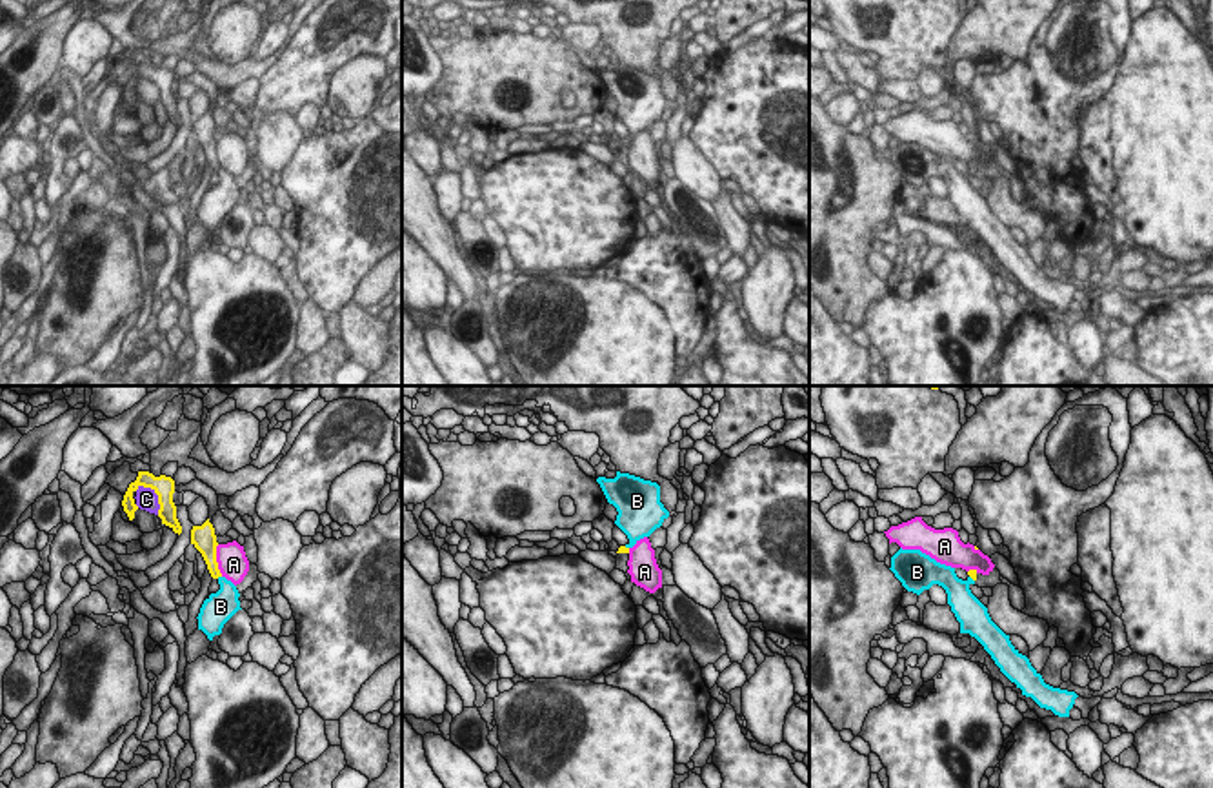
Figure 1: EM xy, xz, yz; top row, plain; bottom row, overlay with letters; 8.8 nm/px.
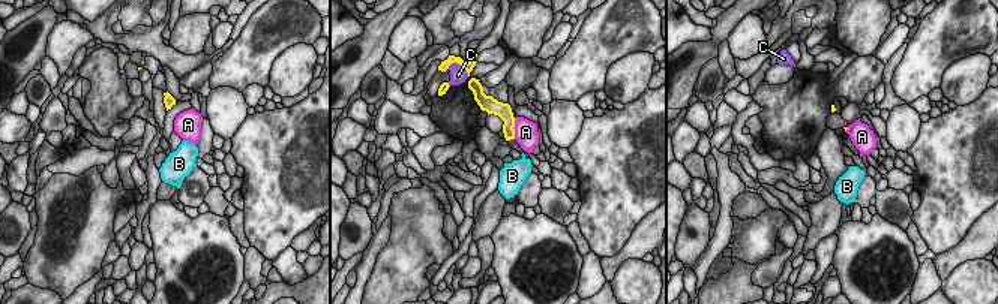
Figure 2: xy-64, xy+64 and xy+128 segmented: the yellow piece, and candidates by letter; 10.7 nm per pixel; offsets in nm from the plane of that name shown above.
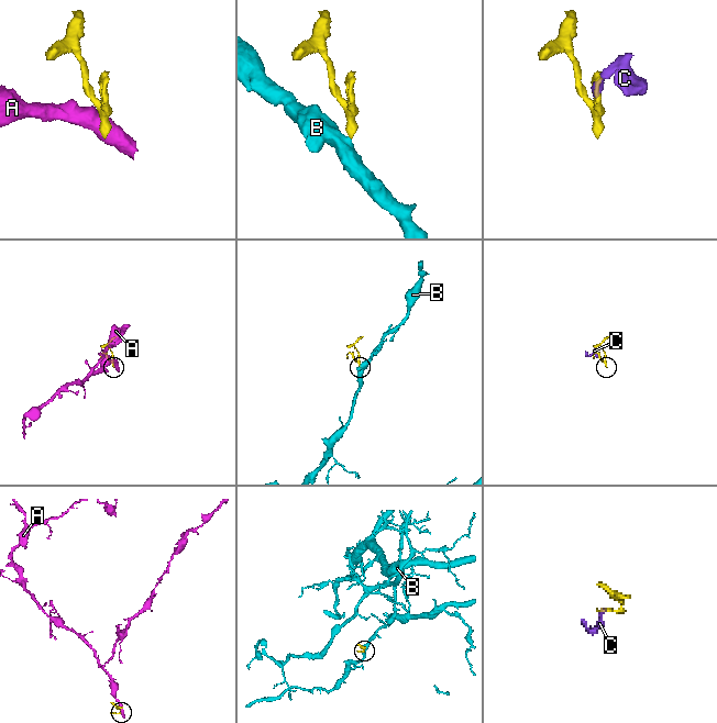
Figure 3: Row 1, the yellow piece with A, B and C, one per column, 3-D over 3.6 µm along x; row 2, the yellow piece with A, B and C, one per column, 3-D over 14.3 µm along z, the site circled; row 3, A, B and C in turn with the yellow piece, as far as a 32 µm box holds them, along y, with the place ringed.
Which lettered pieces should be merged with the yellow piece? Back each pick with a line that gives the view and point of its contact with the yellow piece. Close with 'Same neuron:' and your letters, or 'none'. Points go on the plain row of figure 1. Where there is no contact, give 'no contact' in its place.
B: meets yellow in xy at (219, 168)
Same neuron: B

